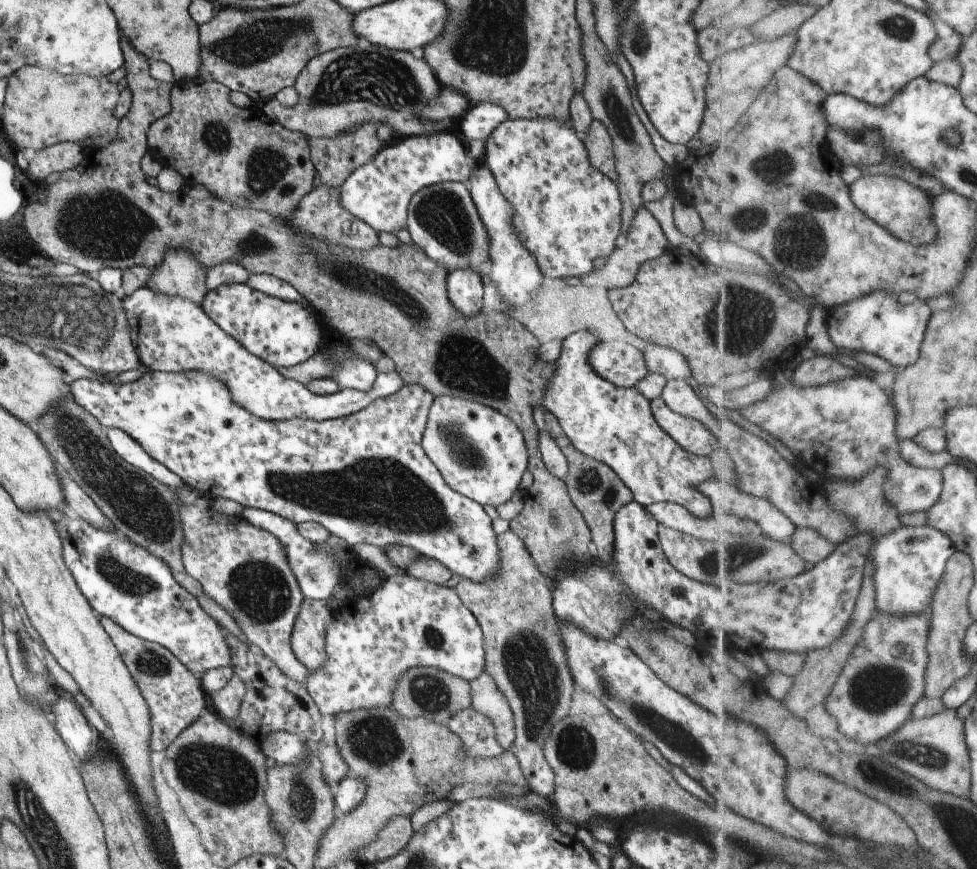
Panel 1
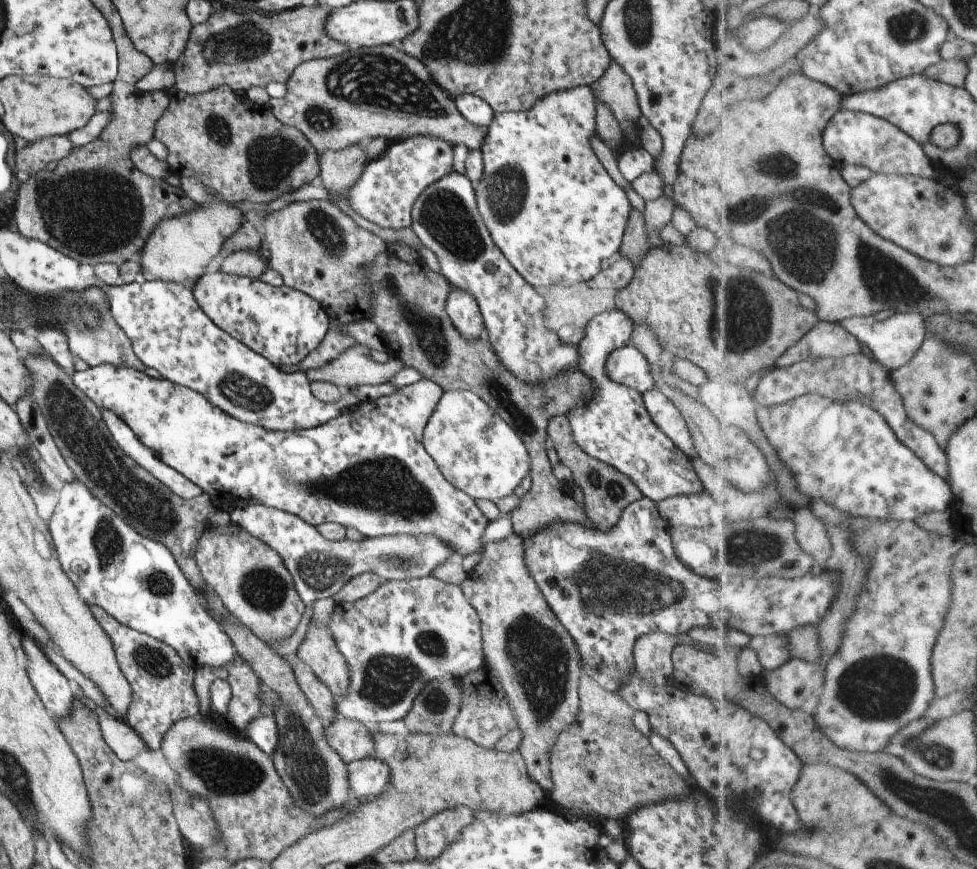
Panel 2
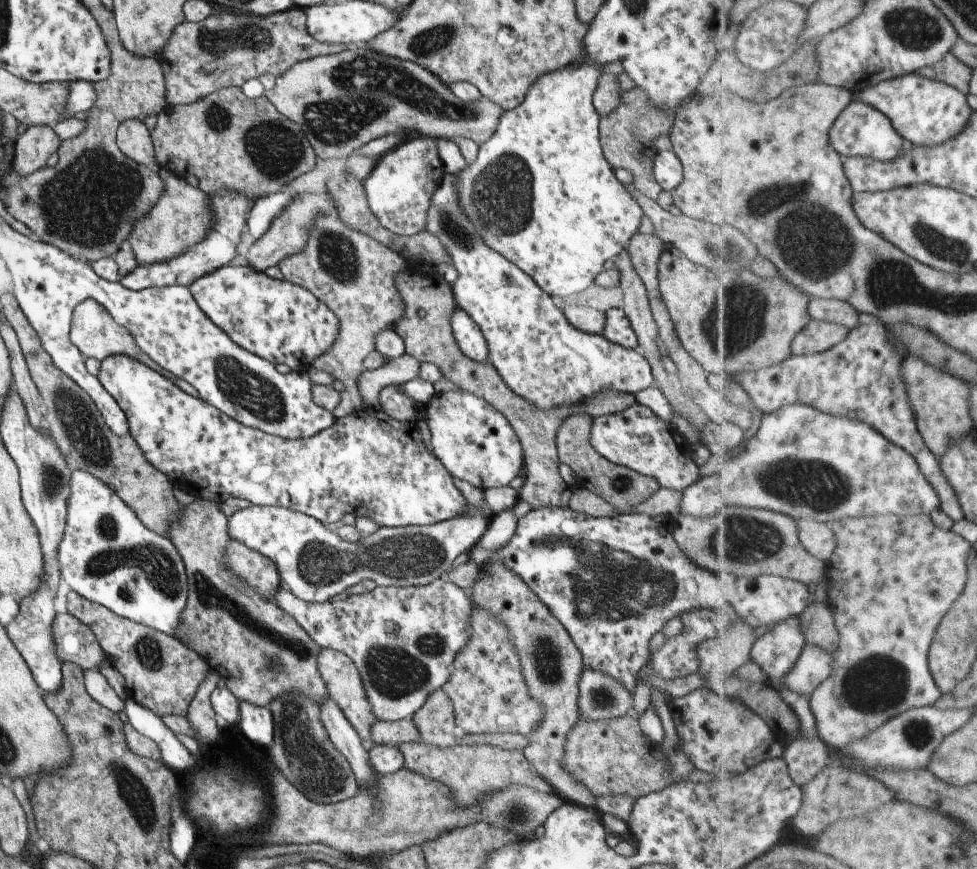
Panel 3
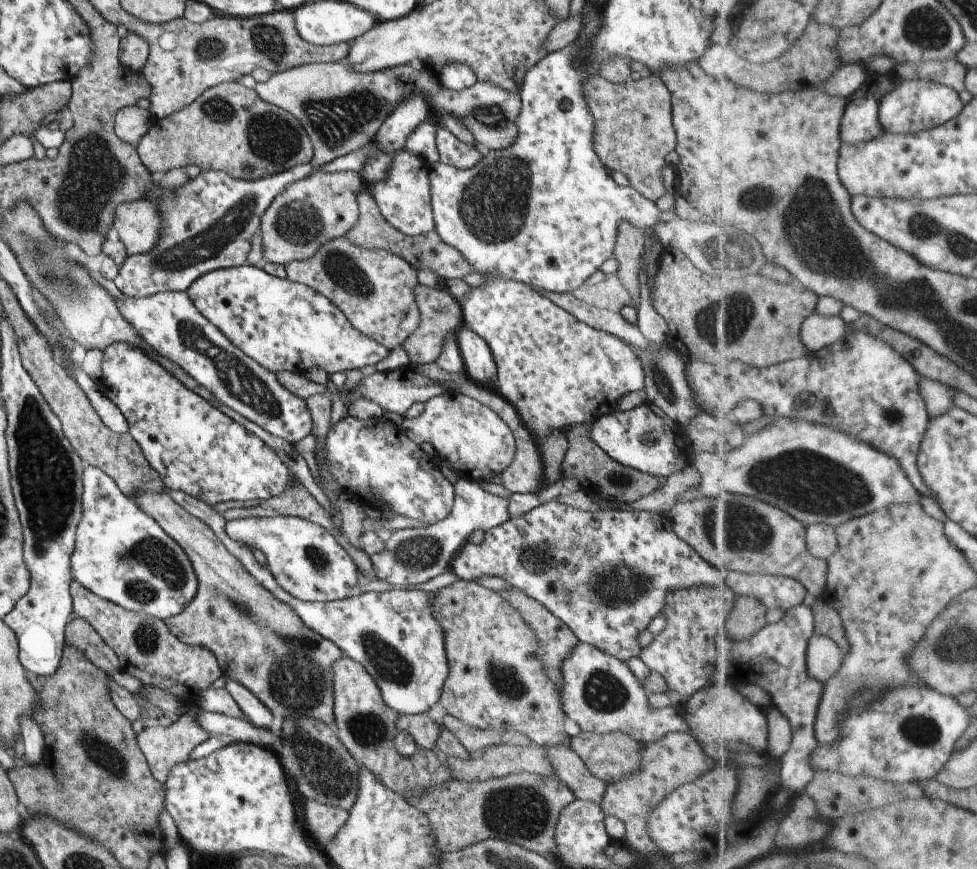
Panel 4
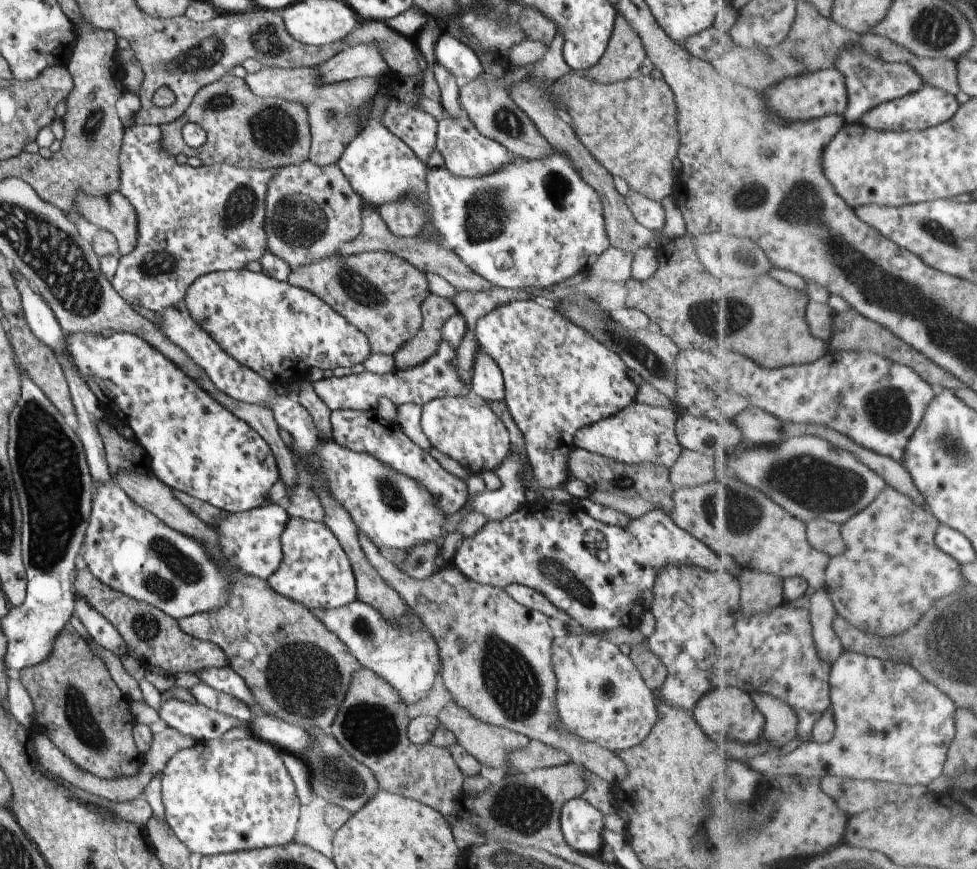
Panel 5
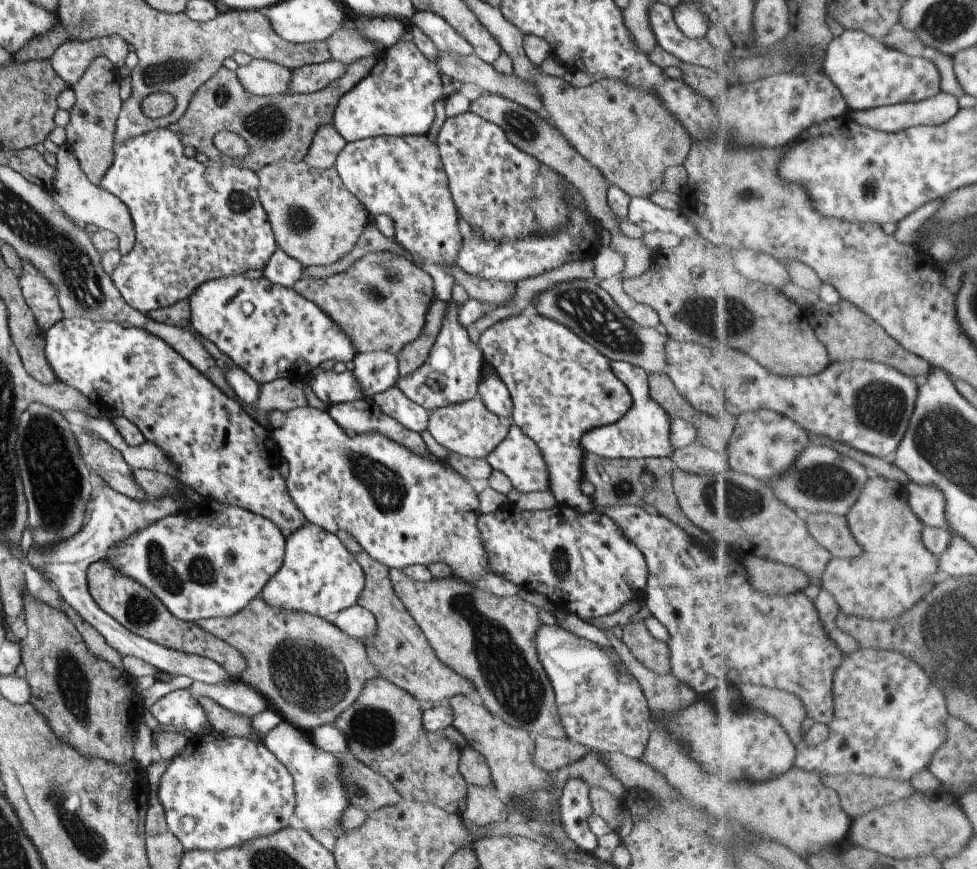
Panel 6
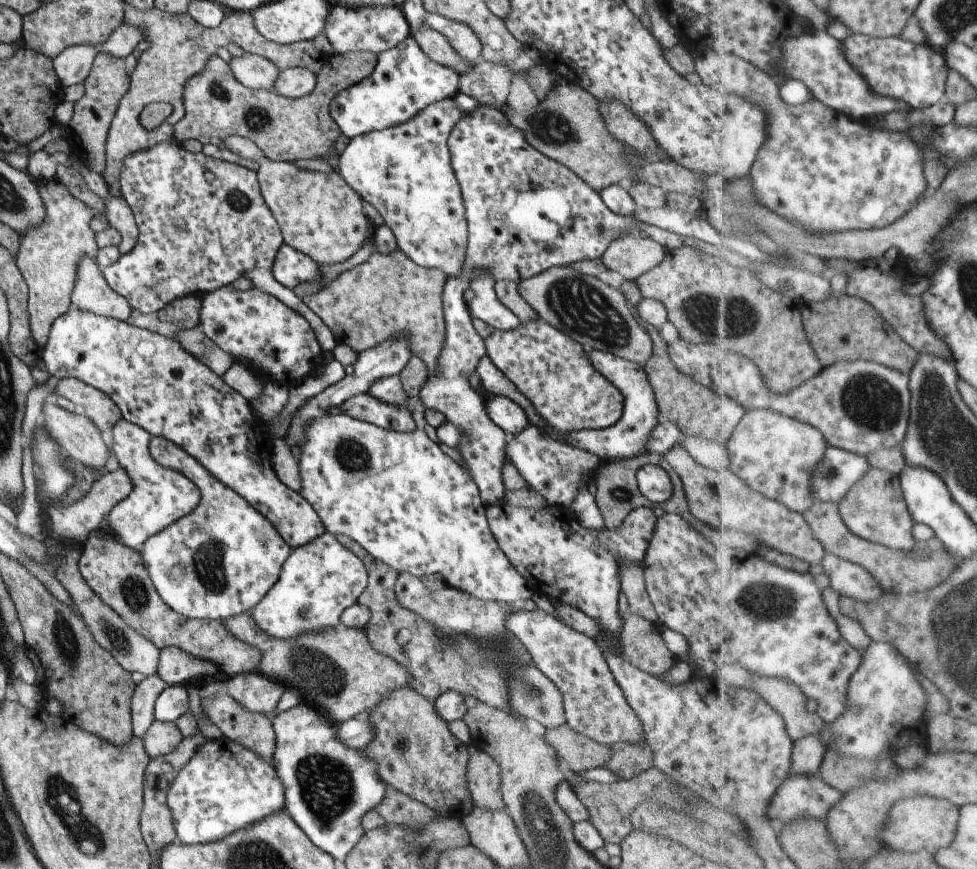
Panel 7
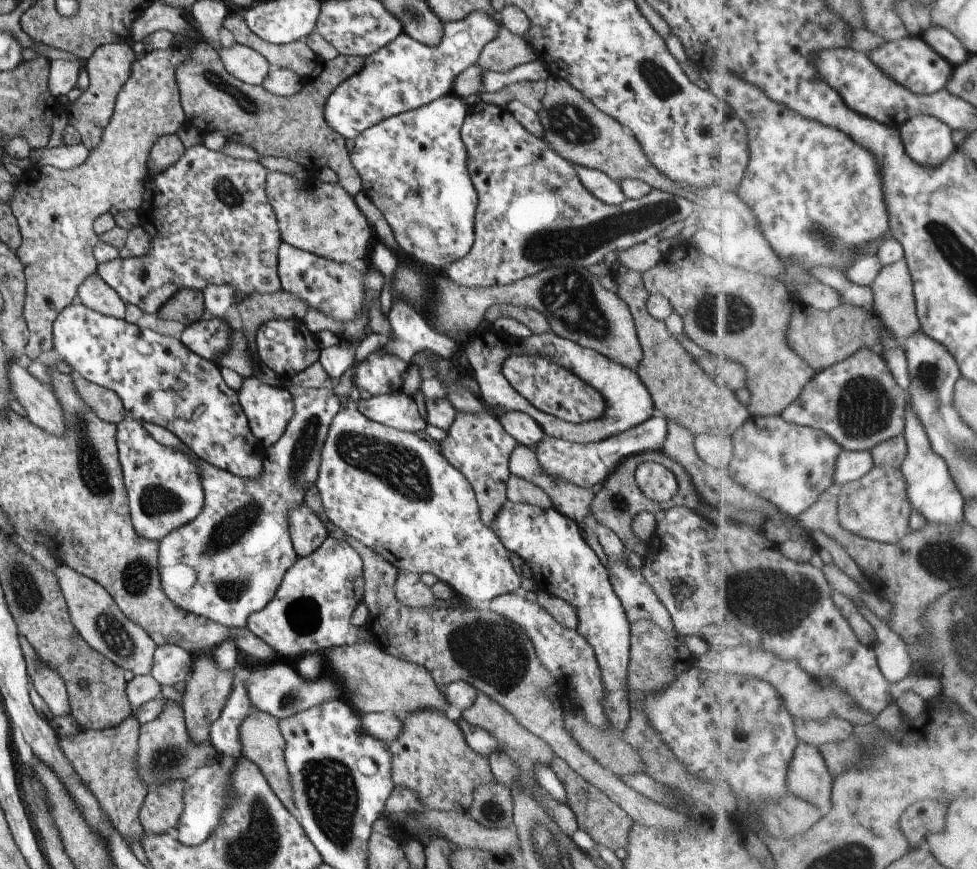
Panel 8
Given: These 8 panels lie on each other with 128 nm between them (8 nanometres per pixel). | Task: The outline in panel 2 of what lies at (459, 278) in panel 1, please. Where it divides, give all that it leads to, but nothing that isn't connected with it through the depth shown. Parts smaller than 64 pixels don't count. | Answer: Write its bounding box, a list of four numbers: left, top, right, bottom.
[444,288,482,342]

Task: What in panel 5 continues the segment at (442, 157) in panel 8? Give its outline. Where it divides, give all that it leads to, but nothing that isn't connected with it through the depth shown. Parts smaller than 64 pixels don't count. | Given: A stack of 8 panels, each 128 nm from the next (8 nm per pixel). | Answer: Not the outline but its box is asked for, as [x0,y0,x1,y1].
[336,79,439,241]

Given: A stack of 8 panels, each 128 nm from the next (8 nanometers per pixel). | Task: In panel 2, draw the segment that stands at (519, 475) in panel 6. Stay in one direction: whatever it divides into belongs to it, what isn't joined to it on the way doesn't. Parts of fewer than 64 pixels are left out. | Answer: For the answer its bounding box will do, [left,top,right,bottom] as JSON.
[228,504,453,604]

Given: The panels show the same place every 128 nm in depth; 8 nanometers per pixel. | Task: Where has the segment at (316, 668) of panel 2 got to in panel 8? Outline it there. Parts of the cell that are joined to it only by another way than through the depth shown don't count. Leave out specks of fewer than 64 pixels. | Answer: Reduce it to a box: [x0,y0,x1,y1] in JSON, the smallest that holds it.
[387,710,491,812]

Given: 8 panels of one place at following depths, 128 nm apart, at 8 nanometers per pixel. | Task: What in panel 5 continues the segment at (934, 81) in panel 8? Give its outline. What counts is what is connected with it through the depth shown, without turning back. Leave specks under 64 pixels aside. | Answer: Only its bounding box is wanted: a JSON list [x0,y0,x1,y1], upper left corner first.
[835,43,925,125]

